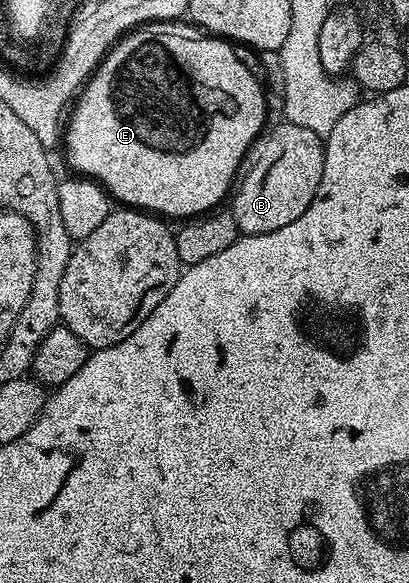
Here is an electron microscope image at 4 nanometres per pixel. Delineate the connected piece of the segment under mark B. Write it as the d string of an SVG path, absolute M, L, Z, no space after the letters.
M281 121L279 125L280 126L274 127L272 131L269 129L267 133L265 133L263 137L261 137L259 141L255 143L254 157L251 159L251 162L253 161L252 167L250 167L248 171L246 171L247 169L243 171L242 177L239 179L238 185L235 187L234 193L230 198L230 203L232 202L232 206L230 206L230 213L232 213L234 220L236 221L237 231L244 236L250 234L276 234L278 232L278 228L292 226L294 224L294 220L298 220L302 216L302 212L306 212L310 208L310 204L315 202L316 193L318 192L318 184L324 179L325 143L322 141L321 135L310 132L310 128L298 128L298 124L294 124L293 122Z

